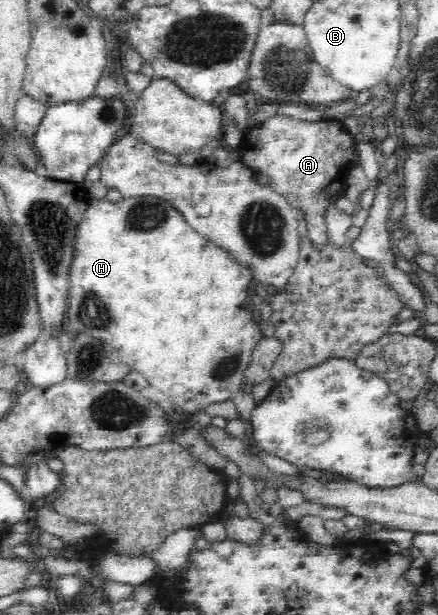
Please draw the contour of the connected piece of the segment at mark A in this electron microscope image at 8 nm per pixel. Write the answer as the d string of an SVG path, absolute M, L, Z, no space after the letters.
M277 113L264 123L248 128L243 133L242 142L238 147L240 162L253 173L261 173L270 178L267 183L268 189L284 197L296 213L305 219L307 235L317 246L322 246L328 239L325 215L327 215L329 205L345 194L347 177L351 169L360 165L355 140L343 124L343 122L325 119L311 123L311 121L301 121L301 119L293 119L293 117Z

